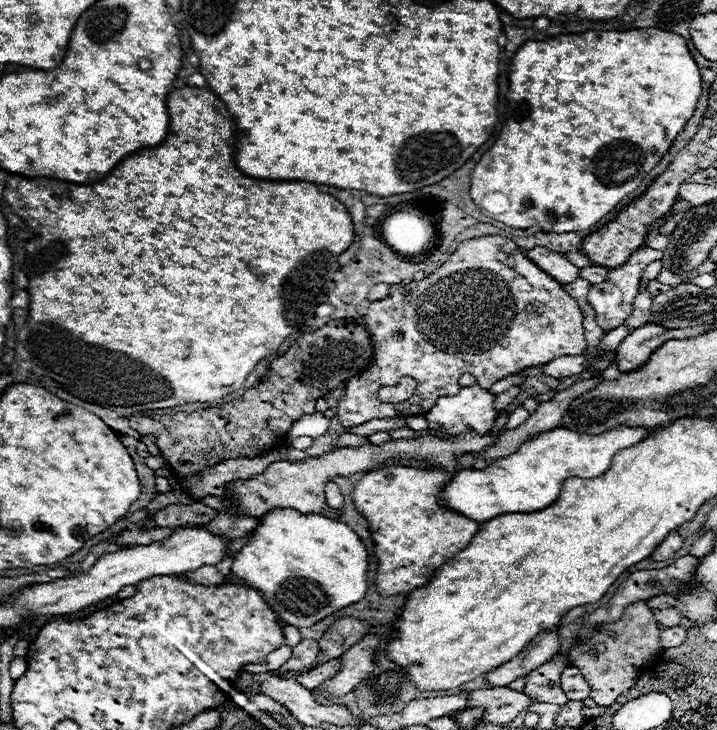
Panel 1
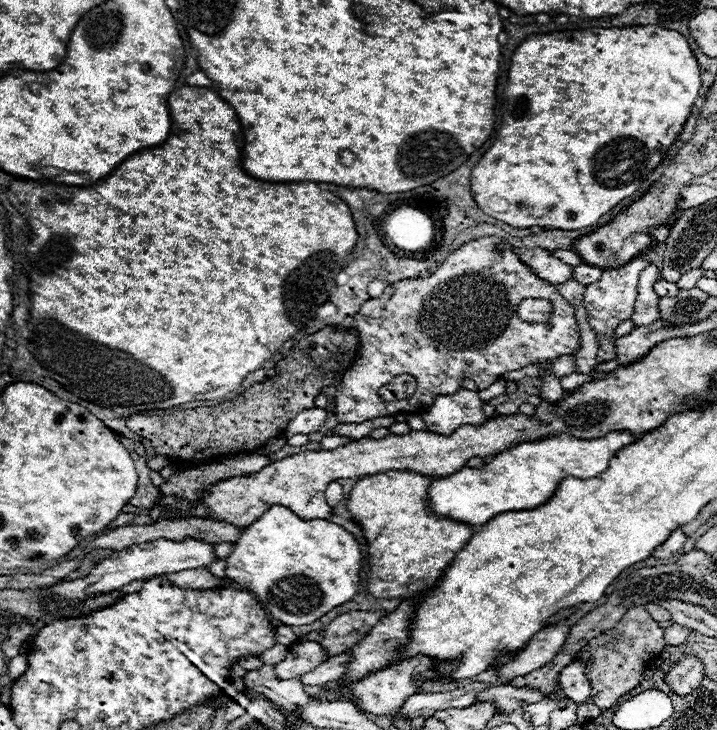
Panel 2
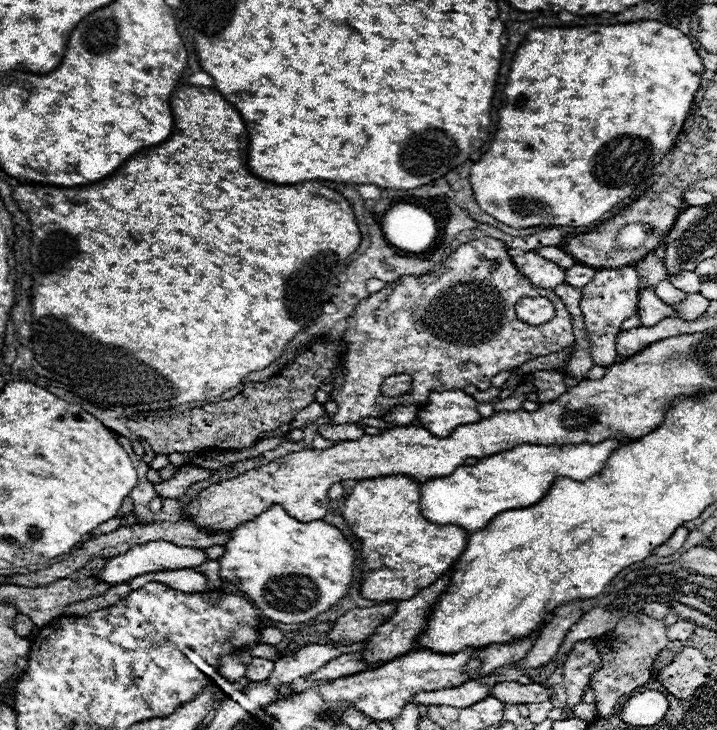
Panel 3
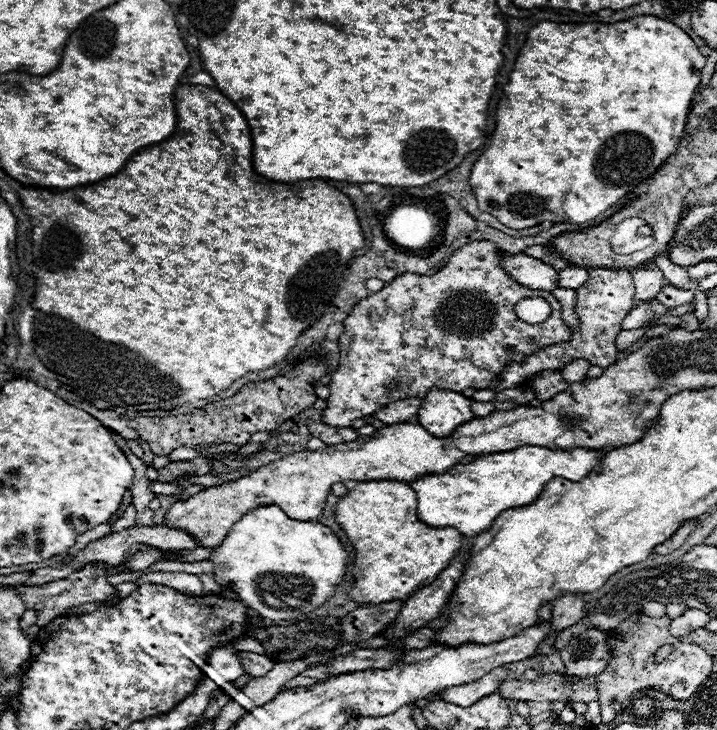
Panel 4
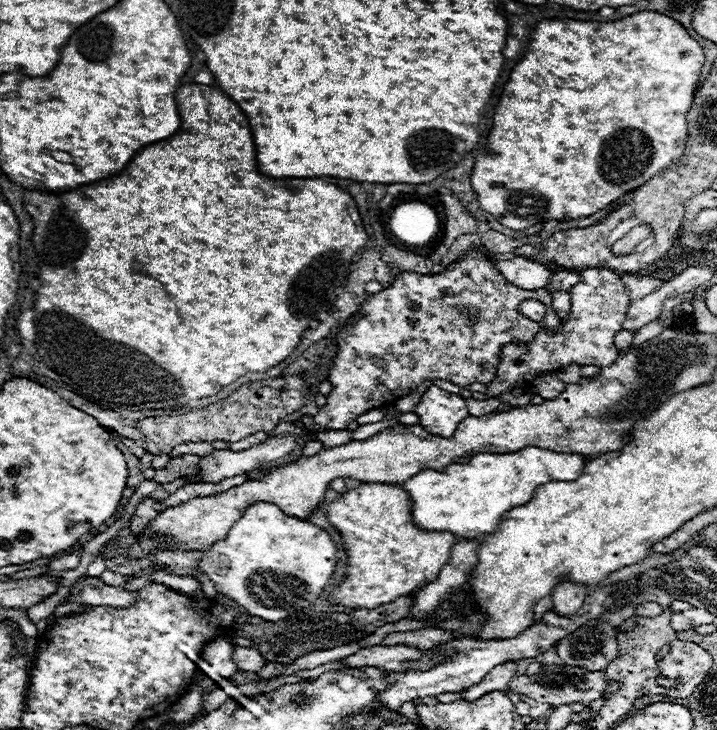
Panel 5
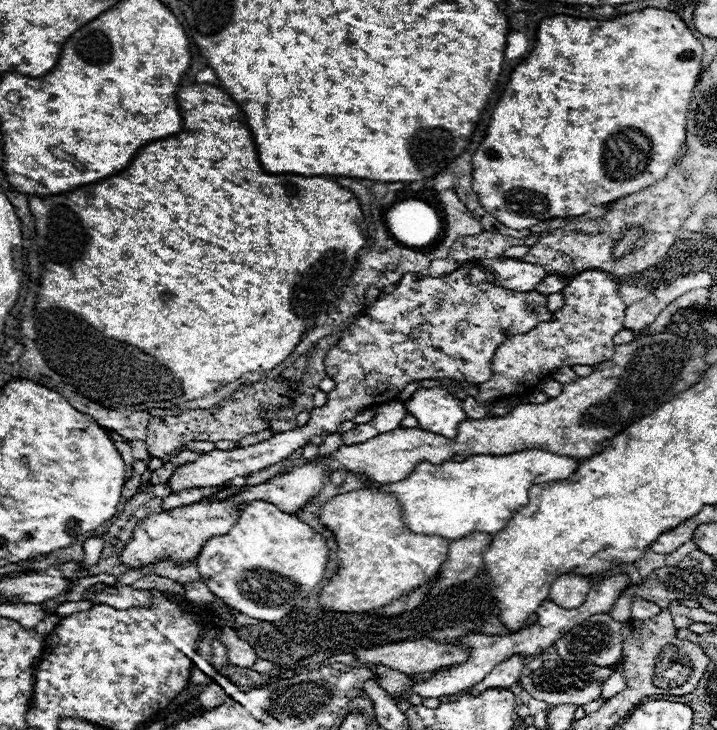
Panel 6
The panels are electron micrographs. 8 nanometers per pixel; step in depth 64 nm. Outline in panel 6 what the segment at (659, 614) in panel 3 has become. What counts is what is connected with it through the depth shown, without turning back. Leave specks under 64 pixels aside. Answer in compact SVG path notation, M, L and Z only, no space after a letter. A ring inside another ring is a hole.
M638 600L632 604L632 618L636 620L648 620L650 616L656 616L662 608L656 606L654 602L646 602L646 600Z

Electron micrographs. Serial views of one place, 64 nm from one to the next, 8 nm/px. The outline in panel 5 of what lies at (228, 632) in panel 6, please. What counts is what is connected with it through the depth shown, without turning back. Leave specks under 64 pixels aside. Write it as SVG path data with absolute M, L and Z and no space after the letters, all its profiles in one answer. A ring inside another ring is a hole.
M234 646L232 658L238 664L238 668L244 670L244 672L256 672L258 674L258 670L266 664L264 656L260 656L260 652L256 648L240 648L240 646Z

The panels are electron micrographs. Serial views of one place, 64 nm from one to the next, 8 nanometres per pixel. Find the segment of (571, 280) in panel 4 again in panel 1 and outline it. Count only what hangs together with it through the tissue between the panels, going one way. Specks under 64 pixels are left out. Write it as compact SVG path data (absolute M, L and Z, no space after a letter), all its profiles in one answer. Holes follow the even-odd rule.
M592 266L592 268L580 268L580 278L596 284L596 282L602 282L608 278L608 268L602 268L602 266Z

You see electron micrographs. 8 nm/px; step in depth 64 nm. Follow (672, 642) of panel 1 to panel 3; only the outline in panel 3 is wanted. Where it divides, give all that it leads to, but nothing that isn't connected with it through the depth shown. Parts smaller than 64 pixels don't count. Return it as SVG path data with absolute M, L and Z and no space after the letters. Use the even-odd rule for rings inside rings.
M678 620L676 624L672 624L670 628L668 628L668 632L666 632L666 636L672 640L672 642L682 642L682 640L686 640L686 638L690 638L690 634L694 632L694 624L692 622L688 622L688 620Z

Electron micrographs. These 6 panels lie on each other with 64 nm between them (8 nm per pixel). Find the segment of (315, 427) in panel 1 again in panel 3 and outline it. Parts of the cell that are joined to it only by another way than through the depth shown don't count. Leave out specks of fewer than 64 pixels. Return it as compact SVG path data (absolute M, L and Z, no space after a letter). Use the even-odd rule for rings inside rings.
M312 402L308 408L300 410L300 412L294 416L294 420L290 422L290 430L294 430L294 428L304 430L308 424L314 424L320 416L324 416L324 406L318 404L318 402Z

